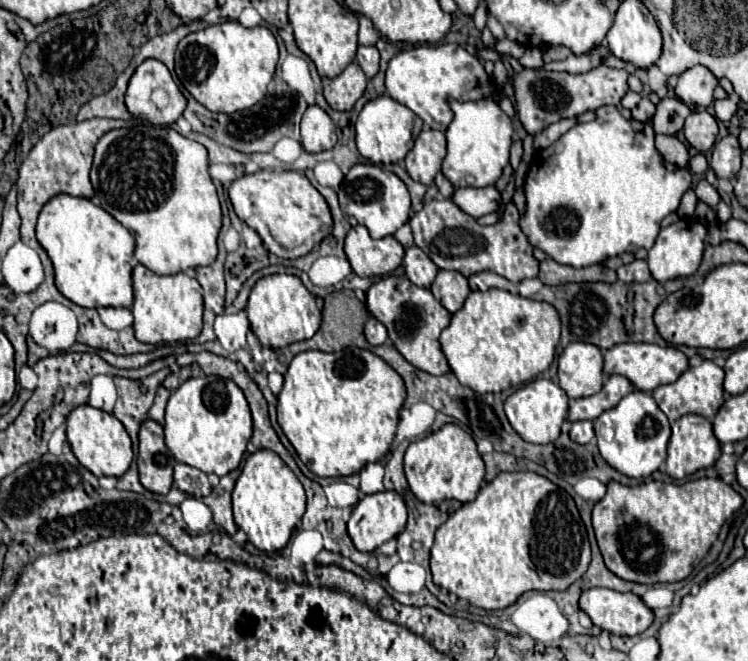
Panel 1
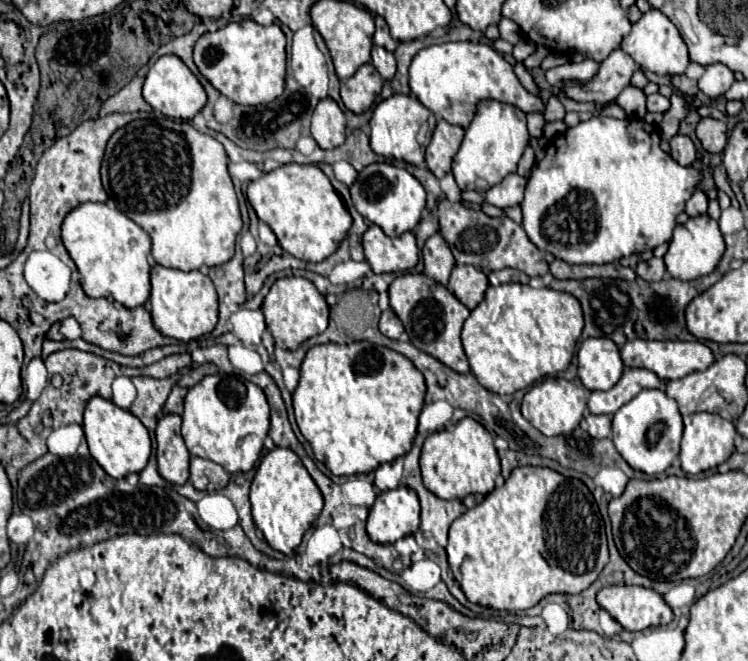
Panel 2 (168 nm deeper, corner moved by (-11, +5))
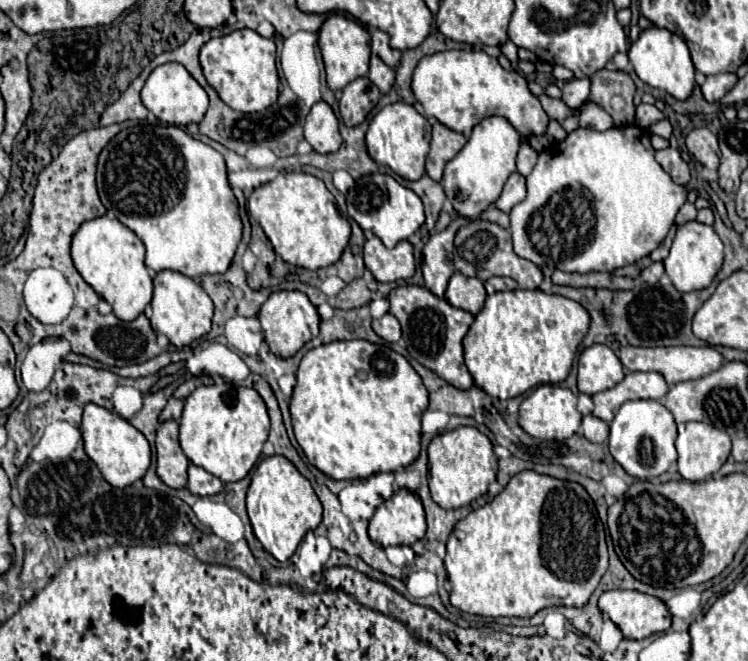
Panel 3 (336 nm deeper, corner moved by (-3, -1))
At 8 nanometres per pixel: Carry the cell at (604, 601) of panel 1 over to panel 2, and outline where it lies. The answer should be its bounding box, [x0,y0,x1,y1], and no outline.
[596,587,674,631]

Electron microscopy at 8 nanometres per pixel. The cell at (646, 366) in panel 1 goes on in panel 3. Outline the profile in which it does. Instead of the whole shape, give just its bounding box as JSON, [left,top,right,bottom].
[620,345,724,385]

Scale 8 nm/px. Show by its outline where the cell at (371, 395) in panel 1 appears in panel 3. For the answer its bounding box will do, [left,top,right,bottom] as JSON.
[290,339,428,479]

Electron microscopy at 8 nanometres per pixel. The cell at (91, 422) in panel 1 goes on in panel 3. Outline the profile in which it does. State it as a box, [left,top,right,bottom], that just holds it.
[82,403,150,487]

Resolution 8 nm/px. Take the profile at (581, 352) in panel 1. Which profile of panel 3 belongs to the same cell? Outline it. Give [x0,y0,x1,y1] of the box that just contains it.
[578,345,624,395]

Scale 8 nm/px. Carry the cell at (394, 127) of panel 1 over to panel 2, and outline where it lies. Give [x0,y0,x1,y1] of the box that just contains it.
[370,95,432,165]

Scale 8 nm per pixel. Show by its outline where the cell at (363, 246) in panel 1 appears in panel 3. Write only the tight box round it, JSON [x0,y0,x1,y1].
[364,237,416,283]

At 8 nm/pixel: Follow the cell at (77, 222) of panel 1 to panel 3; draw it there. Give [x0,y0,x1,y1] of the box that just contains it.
[72,217,152,321]

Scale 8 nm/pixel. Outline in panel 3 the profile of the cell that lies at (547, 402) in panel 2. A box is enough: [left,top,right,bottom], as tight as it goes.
[520,385,582,441]

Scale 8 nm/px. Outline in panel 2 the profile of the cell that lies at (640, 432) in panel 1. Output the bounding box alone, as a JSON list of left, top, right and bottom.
[612,389,682,475]

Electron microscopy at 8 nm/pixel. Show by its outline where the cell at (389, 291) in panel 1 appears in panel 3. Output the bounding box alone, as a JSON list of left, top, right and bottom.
[388,285,474,389]

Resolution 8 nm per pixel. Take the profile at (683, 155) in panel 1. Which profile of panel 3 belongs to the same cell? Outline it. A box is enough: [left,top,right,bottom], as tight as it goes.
[656,149,690,185]

